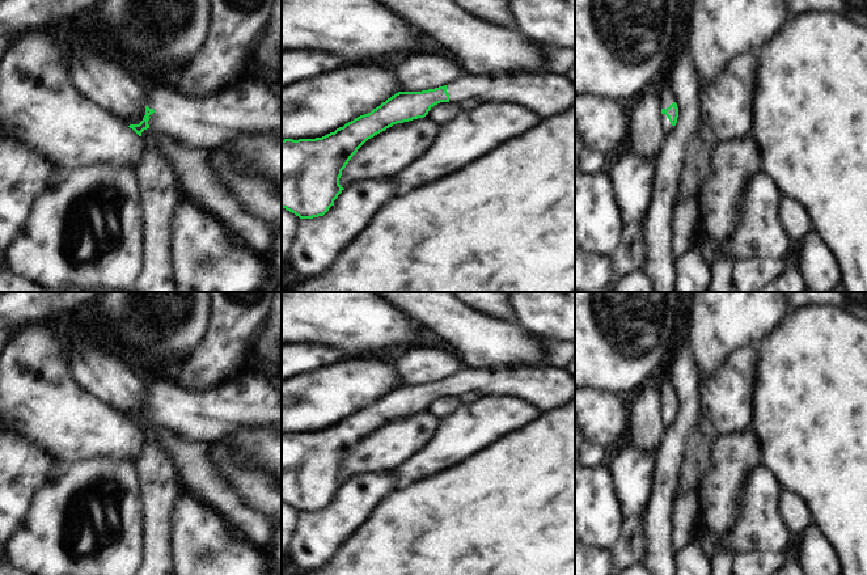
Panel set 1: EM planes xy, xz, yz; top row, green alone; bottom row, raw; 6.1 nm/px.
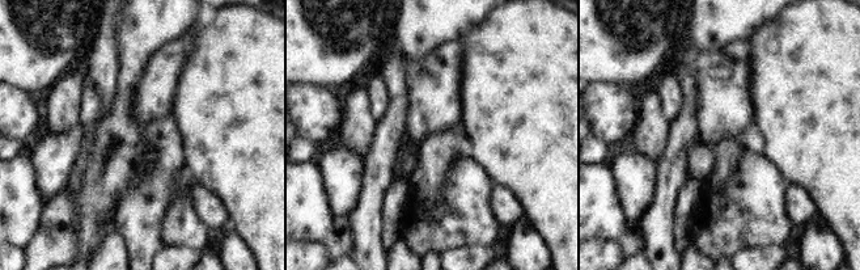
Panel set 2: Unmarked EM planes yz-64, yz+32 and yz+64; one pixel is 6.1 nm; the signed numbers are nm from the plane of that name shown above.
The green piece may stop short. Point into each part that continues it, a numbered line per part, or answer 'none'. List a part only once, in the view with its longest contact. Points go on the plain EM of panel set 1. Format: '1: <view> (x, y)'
1: xy (252, 402)

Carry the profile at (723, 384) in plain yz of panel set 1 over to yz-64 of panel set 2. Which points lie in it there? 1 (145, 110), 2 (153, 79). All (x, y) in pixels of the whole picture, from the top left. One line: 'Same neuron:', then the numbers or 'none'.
Same neuron: 1, 2

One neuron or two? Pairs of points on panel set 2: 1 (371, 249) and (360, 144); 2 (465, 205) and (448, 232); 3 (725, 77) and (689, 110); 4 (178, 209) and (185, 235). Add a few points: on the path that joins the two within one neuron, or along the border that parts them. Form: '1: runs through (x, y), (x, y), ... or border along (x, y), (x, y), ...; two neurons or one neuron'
1: border along (376, 127), (372, 146), (364, 159); two neurons
2: runs through (465, 211), (453, 226); one neuron
3: border along (691, 72), (694, 77), (697, 134); two neurons
4: runs through (181, 215), (181, 224), (185, 228); one neuron

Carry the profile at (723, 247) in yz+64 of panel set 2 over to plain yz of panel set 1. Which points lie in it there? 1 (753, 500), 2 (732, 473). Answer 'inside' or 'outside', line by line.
1: inside
2: outside

